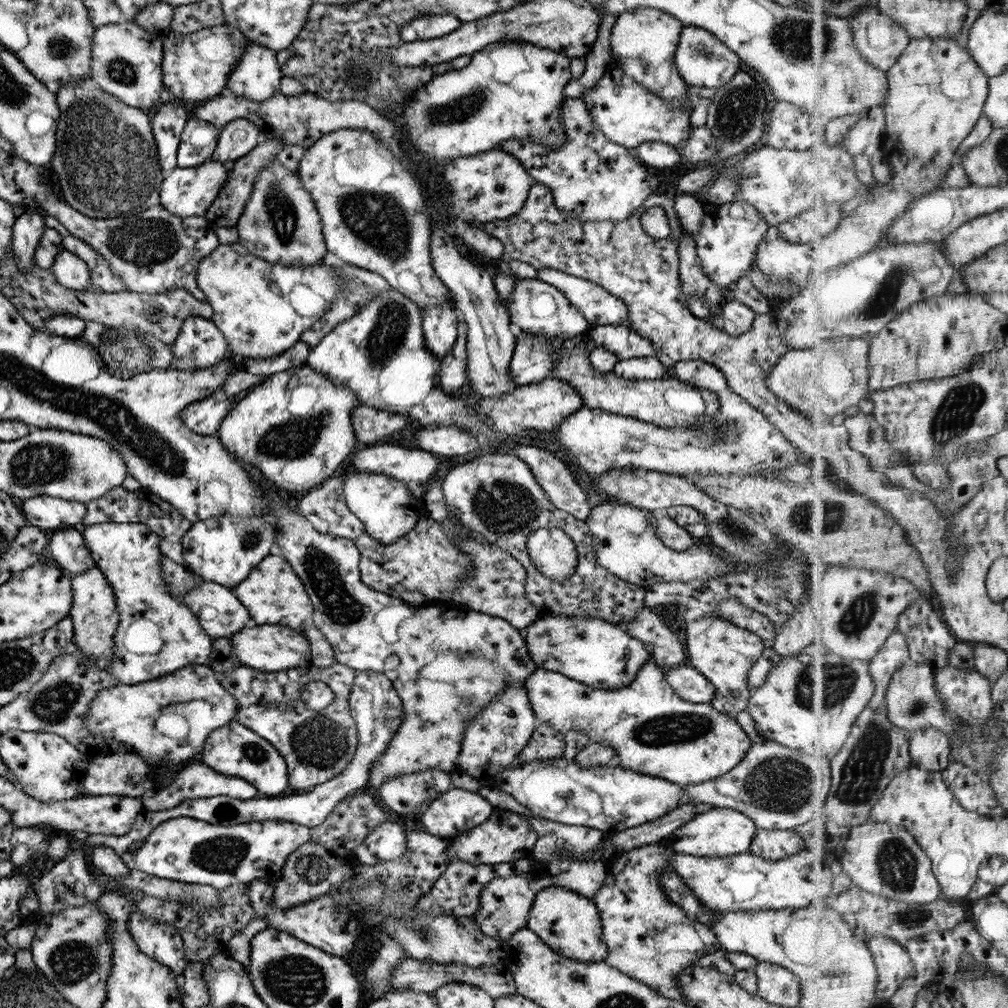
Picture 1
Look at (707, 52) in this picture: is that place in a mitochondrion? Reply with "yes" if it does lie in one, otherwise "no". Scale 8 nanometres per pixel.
yes

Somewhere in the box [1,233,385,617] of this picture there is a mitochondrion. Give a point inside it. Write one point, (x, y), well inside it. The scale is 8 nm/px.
(40, 463)

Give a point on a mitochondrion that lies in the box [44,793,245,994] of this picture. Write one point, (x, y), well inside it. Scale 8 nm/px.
(76, 959)

